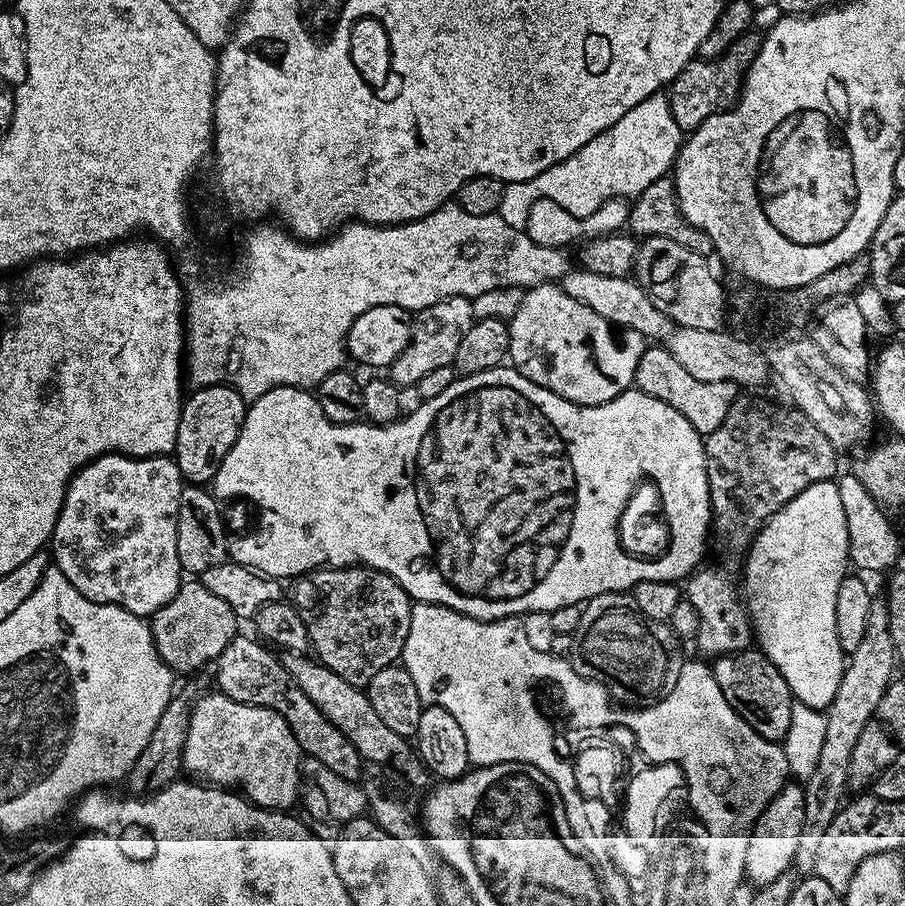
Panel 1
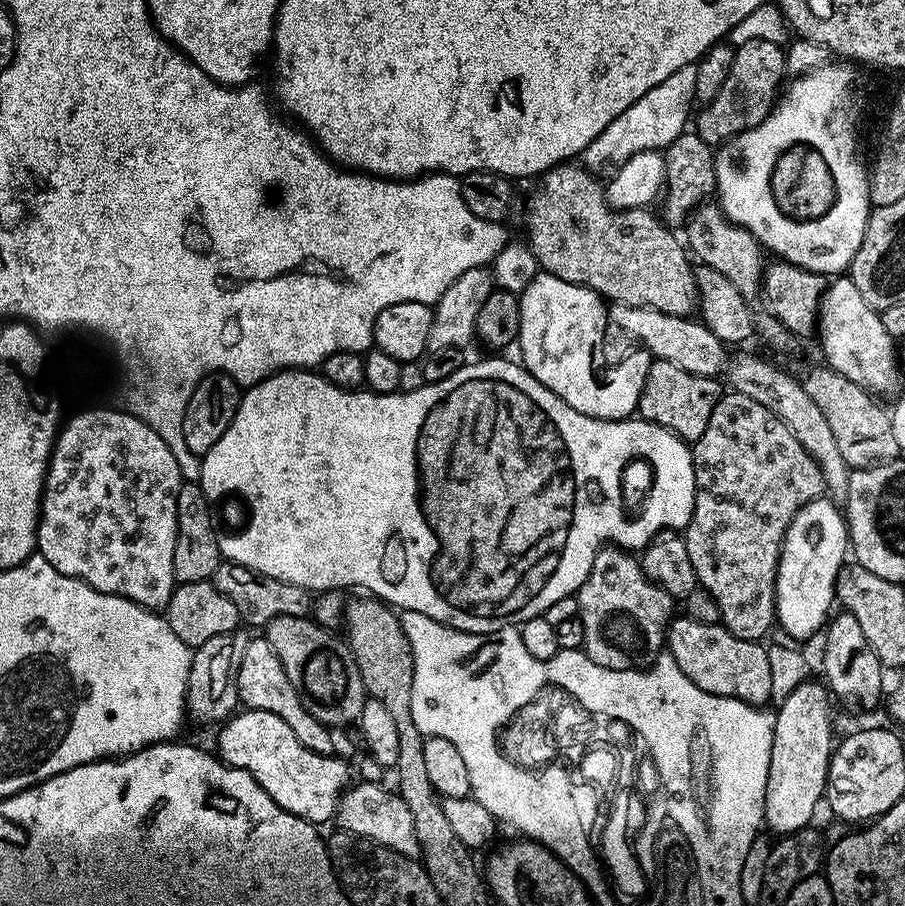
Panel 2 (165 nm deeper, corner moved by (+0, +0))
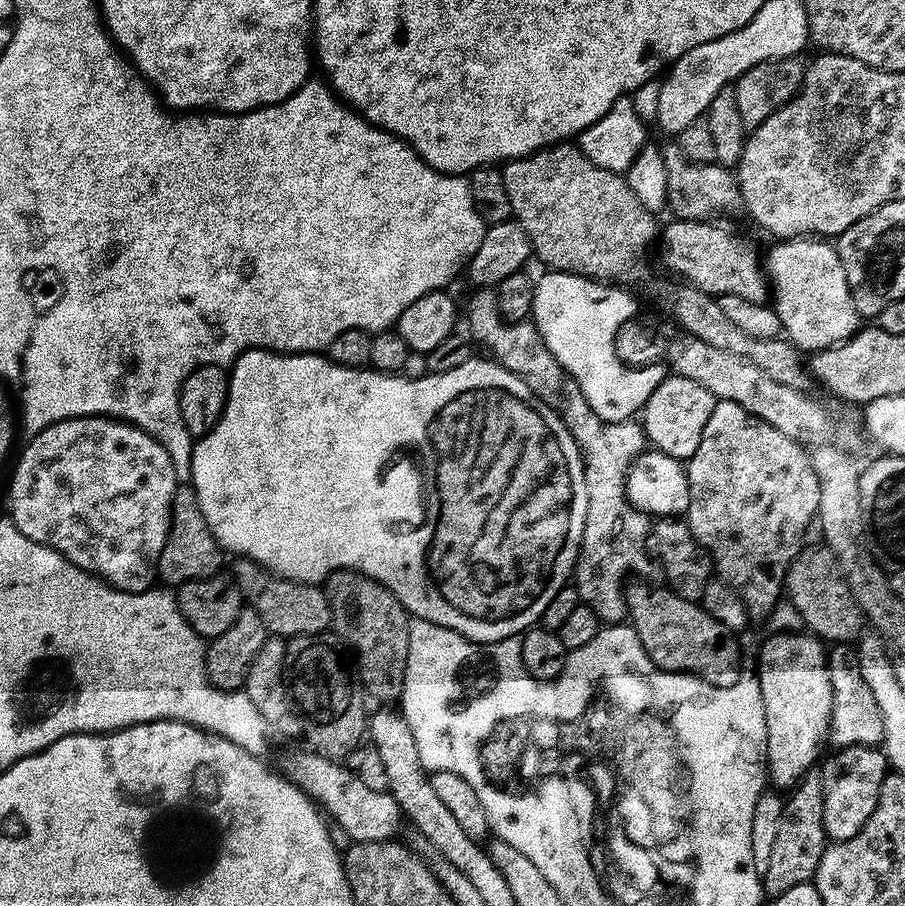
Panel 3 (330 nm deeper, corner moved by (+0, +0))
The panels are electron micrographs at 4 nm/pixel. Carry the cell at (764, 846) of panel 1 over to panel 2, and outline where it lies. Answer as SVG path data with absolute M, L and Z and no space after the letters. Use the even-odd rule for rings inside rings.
M812 683L800 684L775 709L776 725L774 742L770 746L770 774L766 778L764 824L767 831L776 832L777 837L809 827L828 787L828 764L834 751L832 708L828 705L830 692L823 683Z

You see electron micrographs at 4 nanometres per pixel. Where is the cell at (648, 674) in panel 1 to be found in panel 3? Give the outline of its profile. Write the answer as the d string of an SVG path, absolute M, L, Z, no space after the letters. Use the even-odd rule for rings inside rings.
M476 290L468 300L468 328L472 331L471 339L477 345L485 348L487 355L496 363L500 364L510 374L522 378L526 386L539 400L550 410L558 414L558 418L570 430L574 442L580 448L580 455L584 458L584 481L586 482L586 522L582 526L582 542L580 552L576 555L576 566L574 569L574 586L580 592L580 599L591 608L596 619L601 622L620 622L625 619L628 611L626 599L626 581L628 575L633 572L633 577L643 578L648 582L656 582L661 579L660 565L648 554L646 547L648 543L648 530L650 517L646 512L640 512L628 501L628 490L626 482L630 466L636 457L646 448L646 437L644 429L635 419L630 420L603 420L590 410L590 402L582 394L578 382L574 382L572 375L557 362L554 354L542 342L542 334L538 334L535 324L531 319L522 322L506 322L500 317L498 302L495 291Z

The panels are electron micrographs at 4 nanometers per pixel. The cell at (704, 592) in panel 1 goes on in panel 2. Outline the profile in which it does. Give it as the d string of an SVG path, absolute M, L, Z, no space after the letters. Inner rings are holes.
M731 390L725 391L721 395L720 401L714 406L714 414L710 414L706 434L702 434L702 438L698 438L691 445L691 450L692 465L696 475L696 497L694 498L692 517L687 528L683 529L682 535L686 542L686 550L690 554L690 563L694 565L696 583L699 587L706 589L710 594L710 598L714 598L714 602L718 602L720 623L723 624L726 630L730 630L730 634L734 634L734 638L746 638L757 642L763 641L765 639L763 636L771 630L772 624L774 628L777 623L776 571L780 561L780 547L784 541L784 532L790 526L794 514L798 514L798 510L802 506L806 506L811 500L821 499L825 495L826 489L822 478L822 470L818 466L818 462L814 462L812 455L802 446L802 442L798 442L798 438L794 438L794 434L790 434L787 426L774 413L766 410L762 406L762 402L754 402L754 398L746 398L746 394L738 394Z

